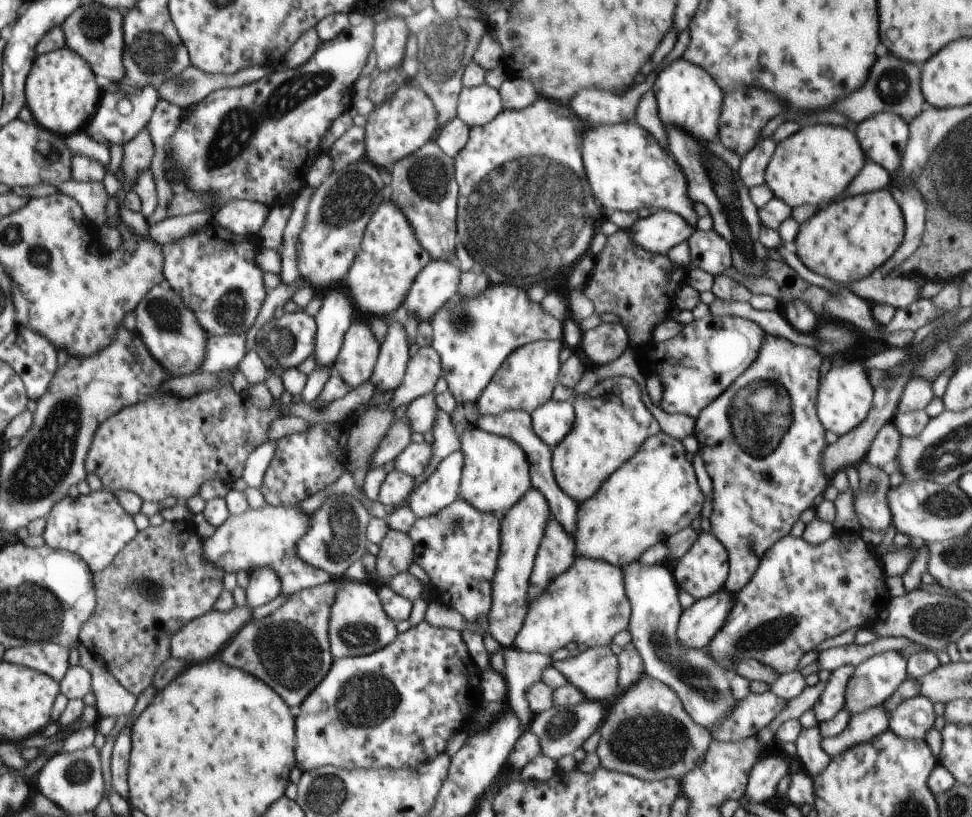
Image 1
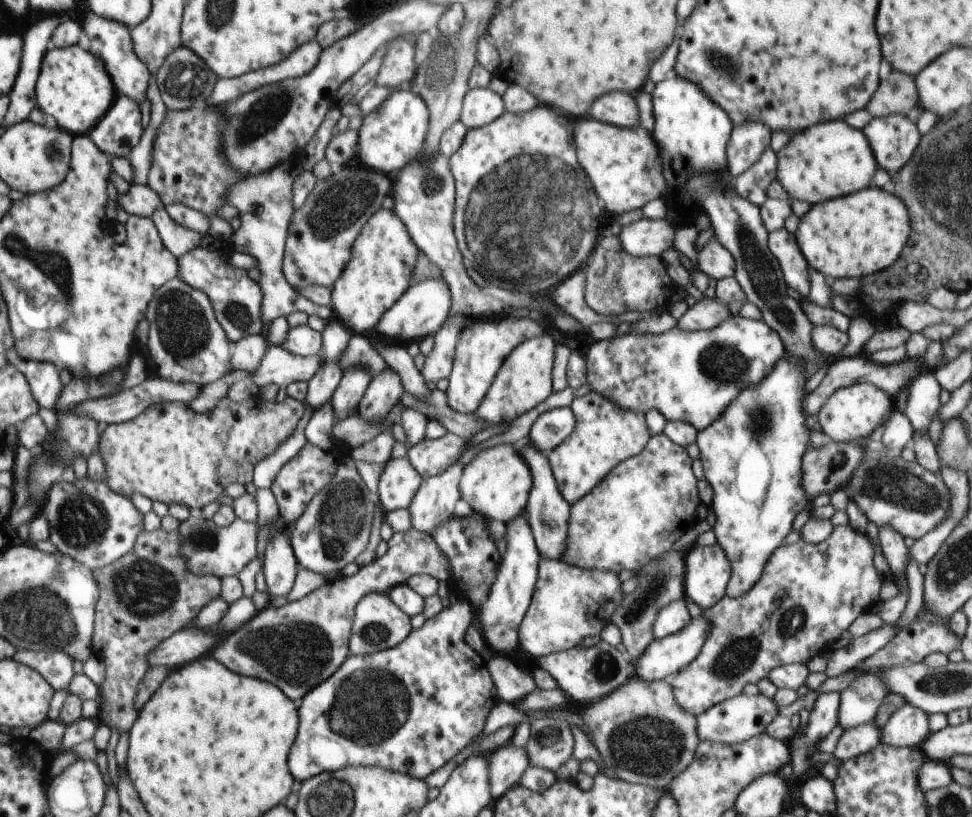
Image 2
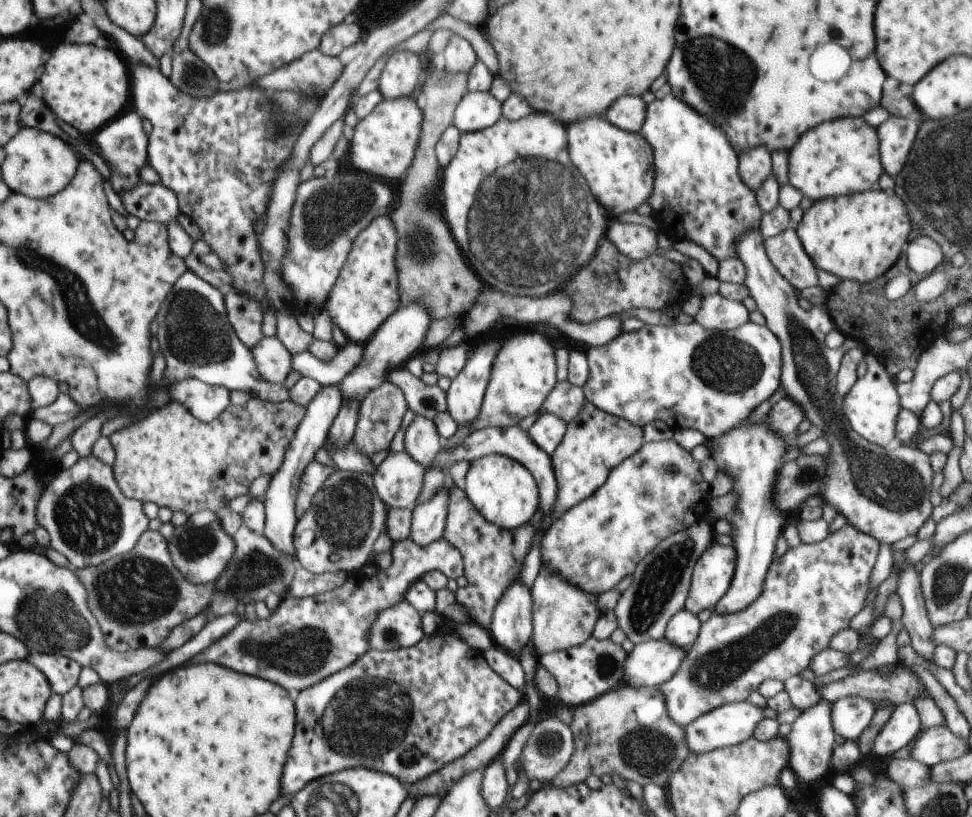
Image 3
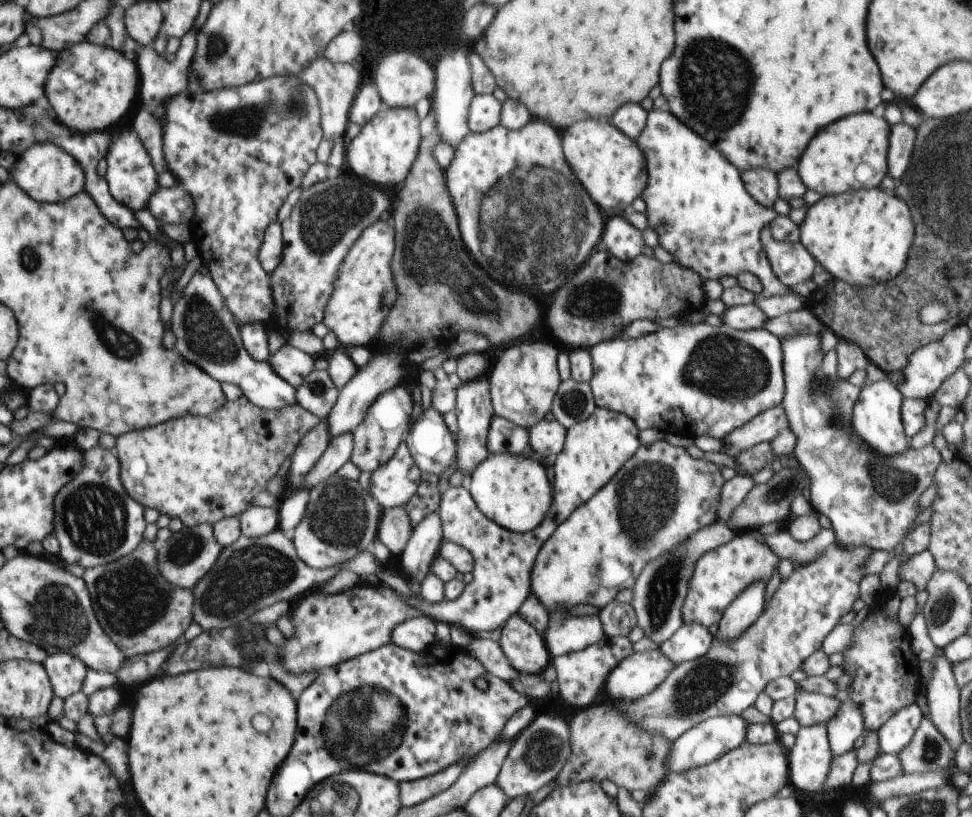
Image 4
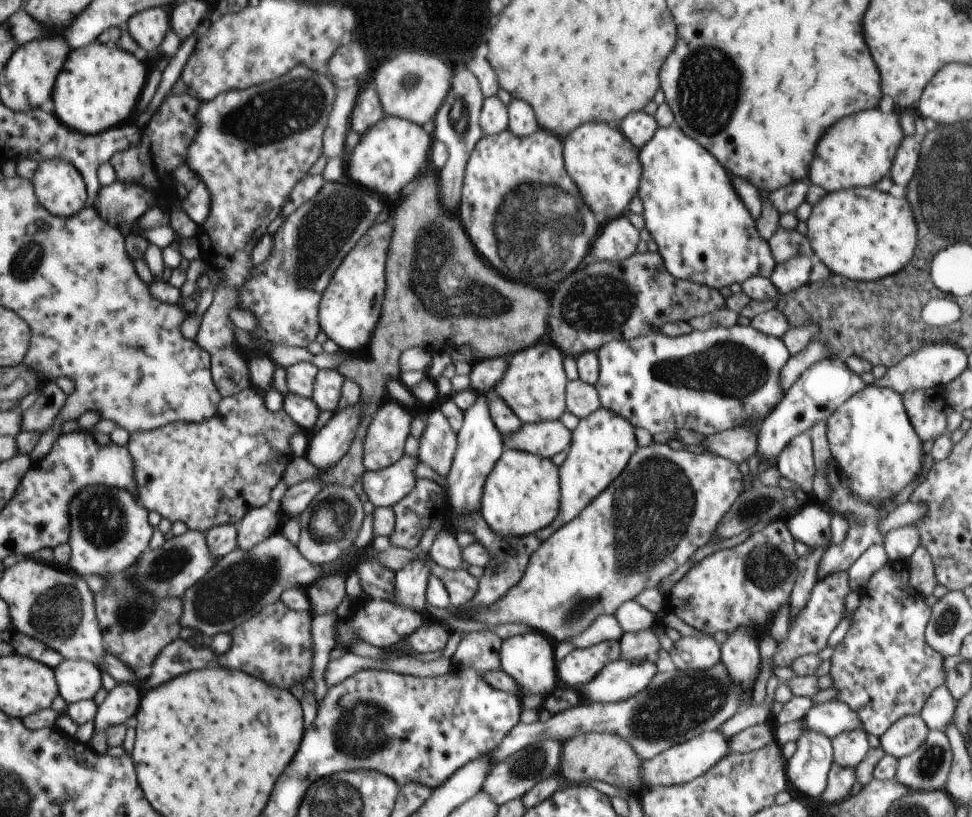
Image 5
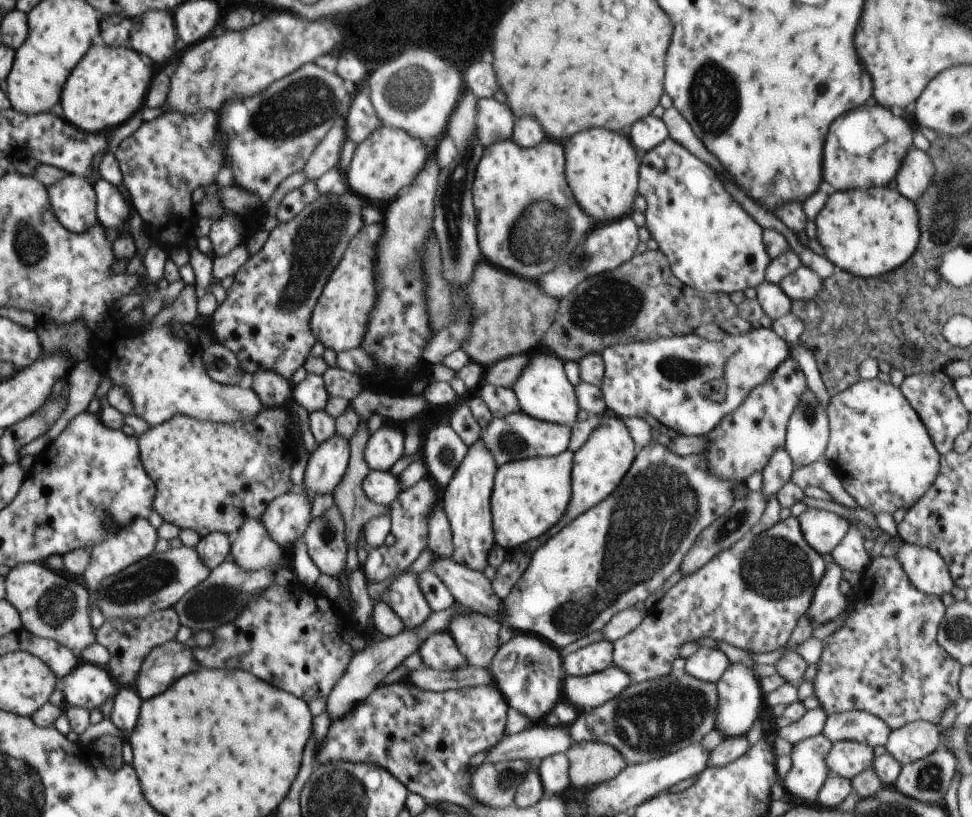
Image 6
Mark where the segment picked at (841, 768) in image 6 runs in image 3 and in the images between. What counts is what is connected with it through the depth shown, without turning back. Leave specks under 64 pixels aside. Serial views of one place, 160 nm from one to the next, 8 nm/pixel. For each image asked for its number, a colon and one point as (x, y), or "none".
3: (850, 716)
4: (847, 726)
5: (849, 748)

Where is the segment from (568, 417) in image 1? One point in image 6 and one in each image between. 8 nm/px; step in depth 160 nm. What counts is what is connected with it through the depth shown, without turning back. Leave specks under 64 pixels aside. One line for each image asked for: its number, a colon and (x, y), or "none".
2: (550, 429)
3: (547, 432)
4: (547, 437)
5: (546, 439)
6: (517, 436)

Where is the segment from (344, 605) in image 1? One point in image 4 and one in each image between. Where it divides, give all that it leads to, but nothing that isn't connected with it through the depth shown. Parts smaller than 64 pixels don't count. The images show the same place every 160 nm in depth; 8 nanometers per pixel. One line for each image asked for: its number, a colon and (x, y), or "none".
2: (379, 624)
3: (397, 627)
4: (416, 634)

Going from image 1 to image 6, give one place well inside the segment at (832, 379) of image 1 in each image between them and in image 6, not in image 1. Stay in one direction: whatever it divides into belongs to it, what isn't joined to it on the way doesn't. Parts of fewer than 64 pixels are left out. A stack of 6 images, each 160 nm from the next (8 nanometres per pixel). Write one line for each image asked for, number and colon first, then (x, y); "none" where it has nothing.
2: (861, 410)
3: (871, 406)
4: (877, 419)
5: (871, 437)
6: (878, 447)

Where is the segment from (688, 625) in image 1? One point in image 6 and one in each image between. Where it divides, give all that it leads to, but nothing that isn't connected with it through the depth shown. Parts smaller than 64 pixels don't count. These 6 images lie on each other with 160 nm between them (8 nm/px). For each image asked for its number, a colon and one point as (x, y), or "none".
2: (664, 657)
3: (649, 664)
4: (640, 673)
5: (620, 680)
6: (585, 693)

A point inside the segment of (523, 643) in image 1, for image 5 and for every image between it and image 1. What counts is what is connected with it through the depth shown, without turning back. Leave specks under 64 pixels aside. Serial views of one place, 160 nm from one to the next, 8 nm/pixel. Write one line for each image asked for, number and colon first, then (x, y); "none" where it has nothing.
2: (569, 603)
3: (564, 616)
4: (564, 634)
5: (605, 628)

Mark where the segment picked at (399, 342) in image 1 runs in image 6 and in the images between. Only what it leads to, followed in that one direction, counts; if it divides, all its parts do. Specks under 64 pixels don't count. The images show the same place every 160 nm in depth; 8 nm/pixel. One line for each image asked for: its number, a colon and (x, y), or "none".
2: (383, 393)
3: (380, 414)
4: (375, 441)
5: (383, 446)
6: (385, 447)

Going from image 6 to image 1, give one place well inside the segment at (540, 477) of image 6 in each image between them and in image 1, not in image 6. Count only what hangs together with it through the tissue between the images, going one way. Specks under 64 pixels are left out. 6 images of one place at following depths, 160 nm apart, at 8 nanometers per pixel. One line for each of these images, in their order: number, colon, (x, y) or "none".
1: (495, 476)
2: (496, 484)
3: (505, 492)
4: (514, 492)
5: (521, 496)

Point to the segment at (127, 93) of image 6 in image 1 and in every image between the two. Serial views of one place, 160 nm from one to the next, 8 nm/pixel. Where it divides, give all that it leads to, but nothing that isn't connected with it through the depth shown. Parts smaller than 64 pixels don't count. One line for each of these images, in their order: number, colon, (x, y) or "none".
1: (61, 92)
2: (73, 86)
3: (85, 85)
4: (92, 87)
5: (99, 86)

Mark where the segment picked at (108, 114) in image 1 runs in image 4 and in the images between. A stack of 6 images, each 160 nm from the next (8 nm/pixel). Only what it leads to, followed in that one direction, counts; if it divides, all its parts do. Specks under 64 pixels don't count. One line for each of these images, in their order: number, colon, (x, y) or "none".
2: (118, 132)
3: (123, 144)
4: (131, 177)

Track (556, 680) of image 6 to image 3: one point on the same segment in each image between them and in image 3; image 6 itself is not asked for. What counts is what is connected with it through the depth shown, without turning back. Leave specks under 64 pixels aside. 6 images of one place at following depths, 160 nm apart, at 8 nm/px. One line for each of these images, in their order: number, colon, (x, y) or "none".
3: (511, 626)
4: (522, 645)
5: (529, 659)

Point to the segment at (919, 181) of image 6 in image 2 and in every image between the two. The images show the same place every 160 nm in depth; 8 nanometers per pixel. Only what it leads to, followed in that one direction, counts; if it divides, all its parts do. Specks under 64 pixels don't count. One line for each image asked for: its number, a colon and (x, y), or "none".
2: (893, 139)
3: (896, 135)
4: (902, 137)
5: (905, 162)

